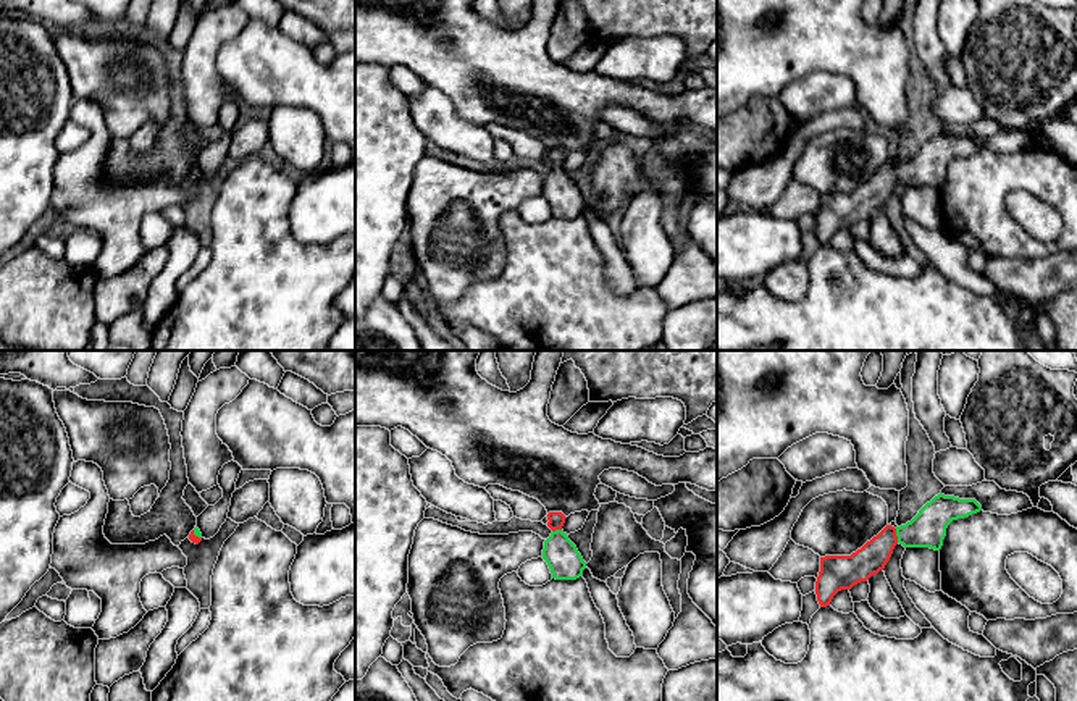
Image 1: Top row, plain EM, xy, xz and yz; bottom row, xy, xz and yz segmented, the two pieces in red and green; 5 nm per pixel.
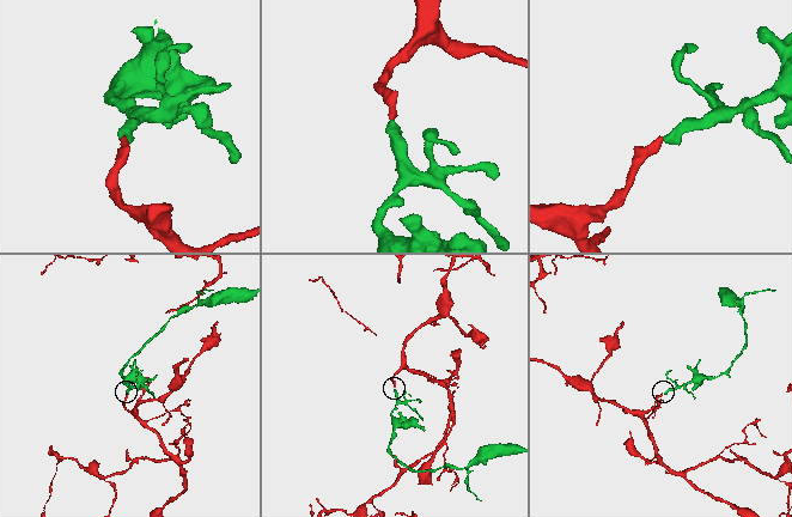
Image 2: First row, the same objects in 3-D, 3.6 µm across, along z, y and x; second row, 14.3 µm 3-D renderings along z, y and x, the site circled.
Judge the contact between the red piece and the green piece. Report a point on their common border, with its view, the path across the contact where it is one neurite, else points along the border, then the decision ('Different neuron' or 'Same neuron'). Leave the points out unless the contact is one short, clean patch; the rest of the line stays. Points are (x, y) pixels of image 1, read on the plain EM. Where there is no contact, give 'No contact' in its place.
Touches red at yz (895, 173). Path across: yz (872, 196), (895, 173), (913, 173), (927, 167). Same neuron

